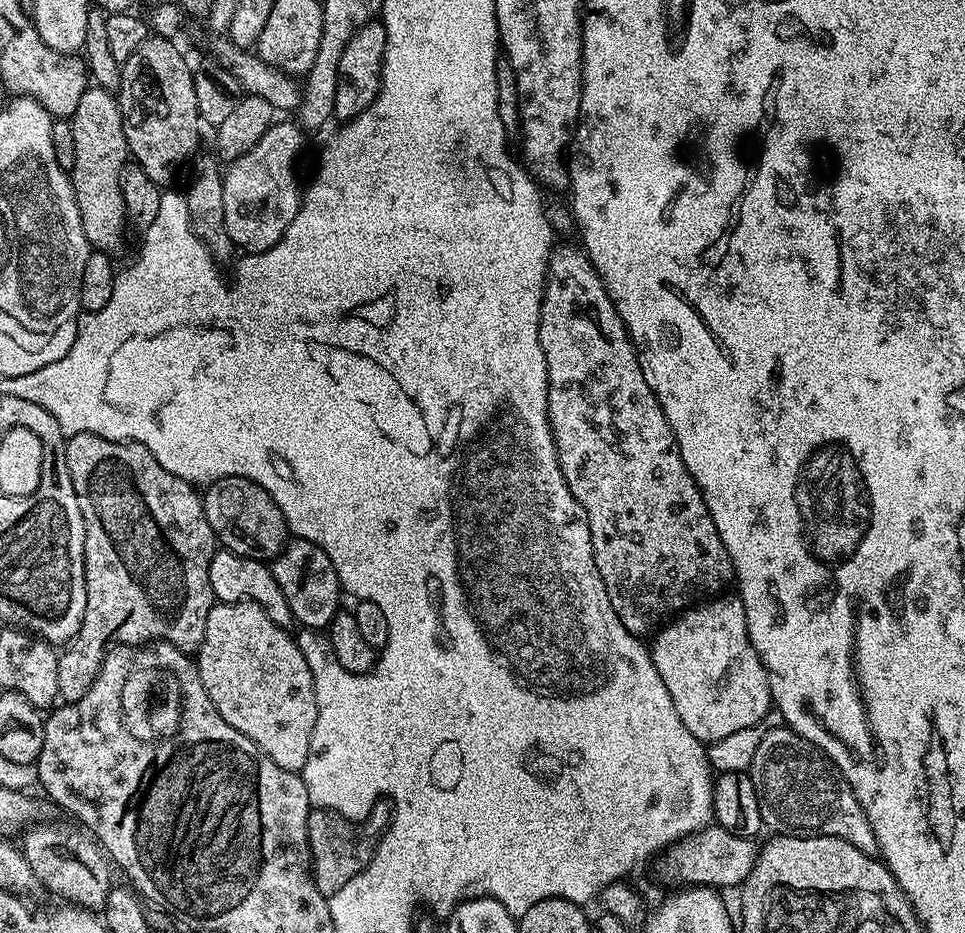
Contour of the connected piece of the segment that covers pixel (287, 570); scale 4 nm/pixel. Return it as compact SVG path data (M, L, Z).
M299 538L289 539L284 549L271 561L274 582L282 590L286 598L286 606L290 606L292 619L297 625L305 624L308 628L327 629L336 612L341 611L340 596L342 589L340 579L334 570L334 562L316 544Z

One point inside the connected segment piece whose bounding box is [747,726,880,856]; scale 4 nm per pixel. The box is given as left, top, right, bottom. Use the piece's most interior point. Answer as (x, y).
(800, 793)

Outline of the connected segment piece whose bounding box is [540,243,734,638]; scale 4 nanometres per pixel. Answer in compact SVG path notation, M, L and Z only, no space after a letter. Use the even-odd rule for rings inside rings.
M557 243L553 247L548 259L548 280L544 283L544 297L540 311L540 341L542 342L542 354L546 354L546 370L548 371L548 421L552 427L554 446L558 454L558 462L562 466L562 474L566 478L566 486L570 486L570 494L574 494L574 498L578 498L588 519L590 542L594 546L594 562L598 566L602 586L606 586L606 594L610 594L610 606L614 606L614 614L618 614L622 626L626 626L626 630L630 630L630 634L644 638L647 637L648 631L651 633L653 630L659 629L665 623L666 618L675 617L693 607L697 602L723 593L727 589L724 587L733 583L734 573L730 554L726 554L726 546L722 546L722 538L718 538L714 518L710 518L708 507L700 493L700 487L694 482L690 470L686 470L686 462L682 462L682 454L678 450L674 430L670 426L670 422L666 422L666 414L642 374L640 358L628 336L626 326L606 290L602 278L596 272L596 267L588 261L587 252L583 247L573 244Z

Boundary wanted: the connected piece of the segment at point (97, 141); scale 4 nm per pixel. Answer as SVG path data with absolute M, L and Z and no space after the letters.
M89 86L84 89L82 98L78 98L78 106L70 118L70 124L72 124L70 179L74 198L78 202L78 214L82 214L82 230L86 230L86 238L95 251L105 252L107 256L119 258L124 252L124 232L126 233L128 228L128 219L124 216L124 203L120 189L120 171L122 166L130 160L124 133L124 119L120 113L120 101L104 88Z

